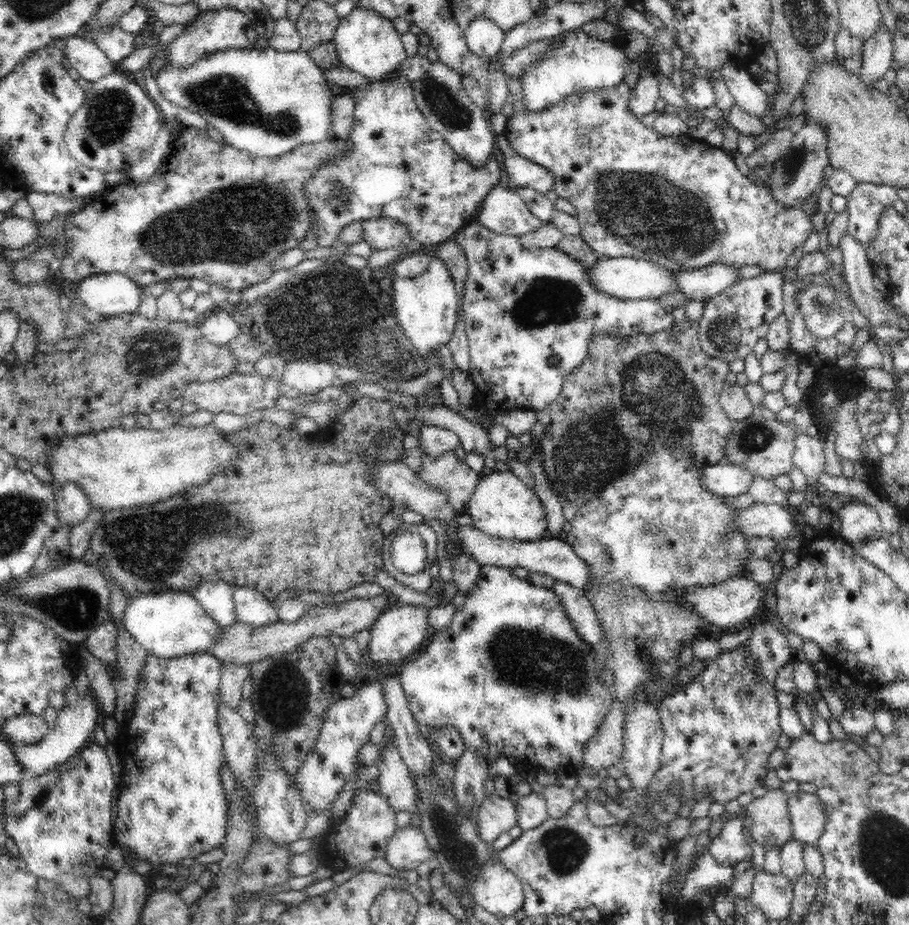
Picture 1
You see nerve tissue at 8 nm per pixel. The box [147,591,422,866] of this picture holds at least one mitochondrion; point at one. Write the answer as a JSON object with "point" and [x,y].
{"point":[282,717]}

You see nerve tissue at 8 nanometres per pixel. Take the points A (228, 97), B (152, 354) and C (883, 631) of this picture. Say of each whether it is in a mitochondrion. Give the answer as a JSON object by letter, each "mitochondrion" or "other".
{"A":"mitochondrion","B":"mitochondrion","C":"other"}

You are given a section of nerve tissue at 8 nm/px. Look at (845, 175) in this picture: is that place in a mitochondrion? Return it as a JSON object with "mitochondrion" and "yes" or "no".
{"mitochondrion":"no"}

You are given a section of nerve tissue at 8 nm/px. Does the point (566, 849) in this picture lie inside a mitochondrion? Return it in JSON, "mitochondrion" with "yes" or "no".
{"mitochondrion":"yes"}

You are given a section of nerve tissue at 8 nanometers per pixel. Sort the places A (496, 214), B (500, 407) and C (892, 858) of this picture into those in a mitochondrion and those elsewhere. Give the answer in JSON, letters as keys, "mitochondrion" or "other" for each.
{"A":"other","B":"other","C":"mitochondrion"}

